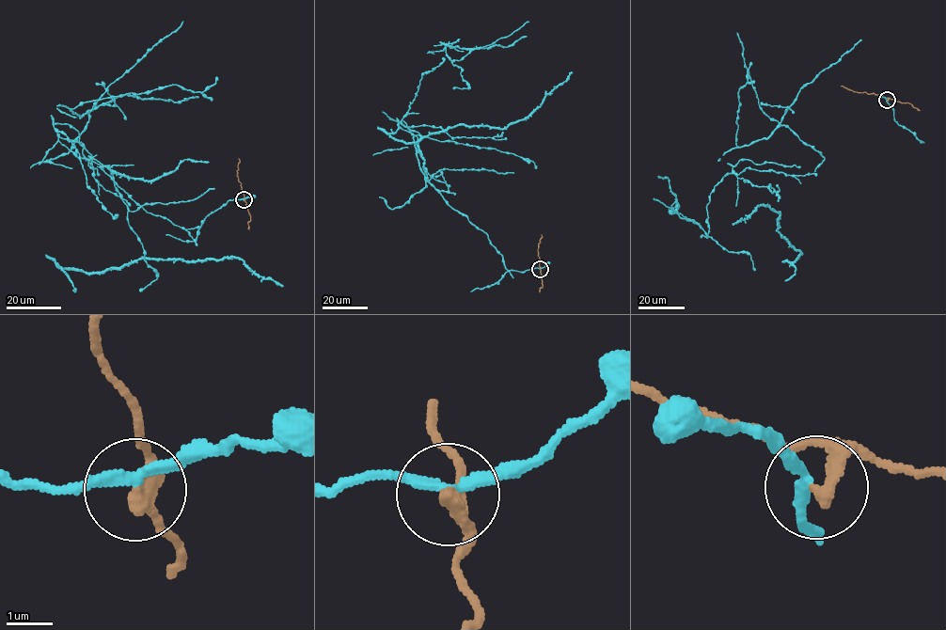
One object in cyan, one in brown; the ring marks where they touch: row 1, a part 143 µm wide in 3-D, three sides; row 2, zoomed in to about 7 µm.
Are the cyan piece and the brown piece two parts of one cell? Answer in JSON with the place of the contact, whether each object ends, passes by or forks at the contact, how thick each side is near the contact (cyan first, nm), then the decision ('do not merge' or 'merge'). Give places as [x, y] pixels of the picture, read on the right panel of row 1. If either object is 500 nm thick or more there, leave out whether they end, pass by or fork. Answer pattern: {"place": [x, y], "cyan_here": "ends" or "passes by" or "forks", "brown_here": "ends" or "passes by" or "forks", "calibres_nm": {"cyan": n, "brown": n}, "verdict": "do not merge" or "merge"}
{"place": [887, 100], "cyan_here": "passes by", "brown_here": "passes by", "calibres_nm": {"cyan": 220, "brown": 240}, "verdict": "do not merge"}

